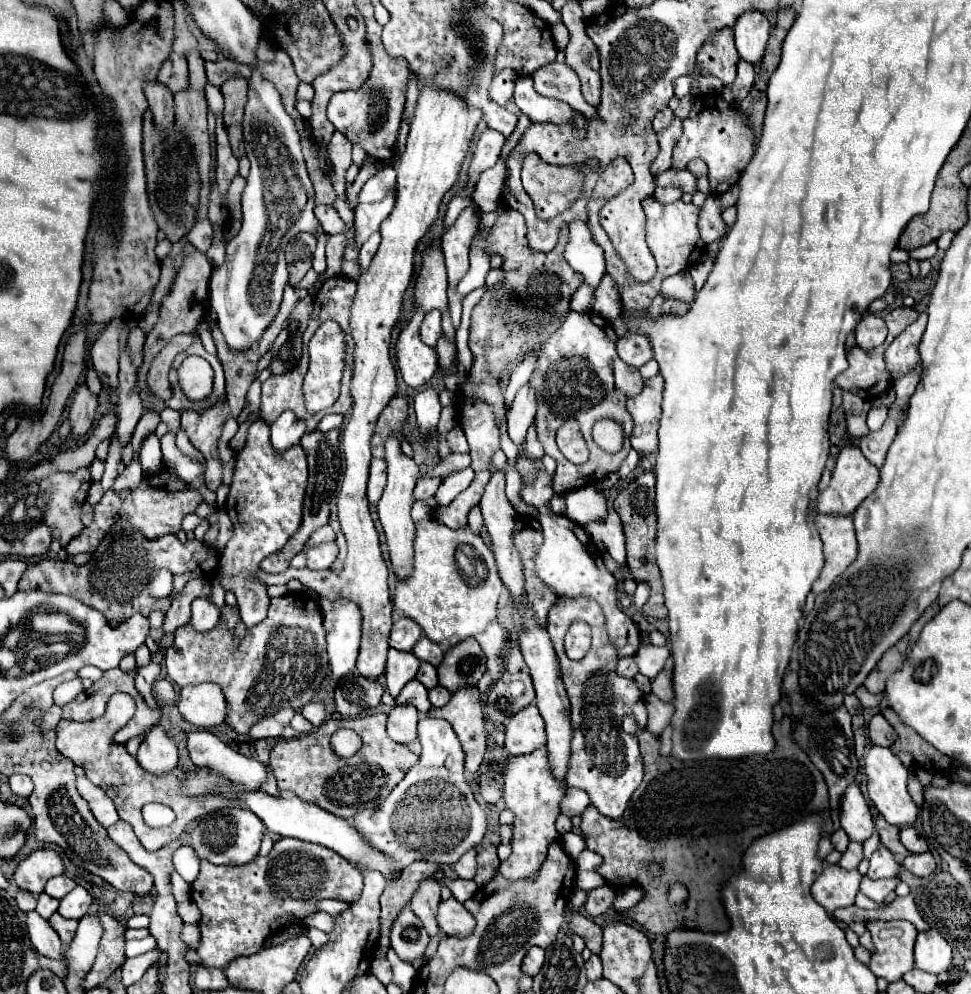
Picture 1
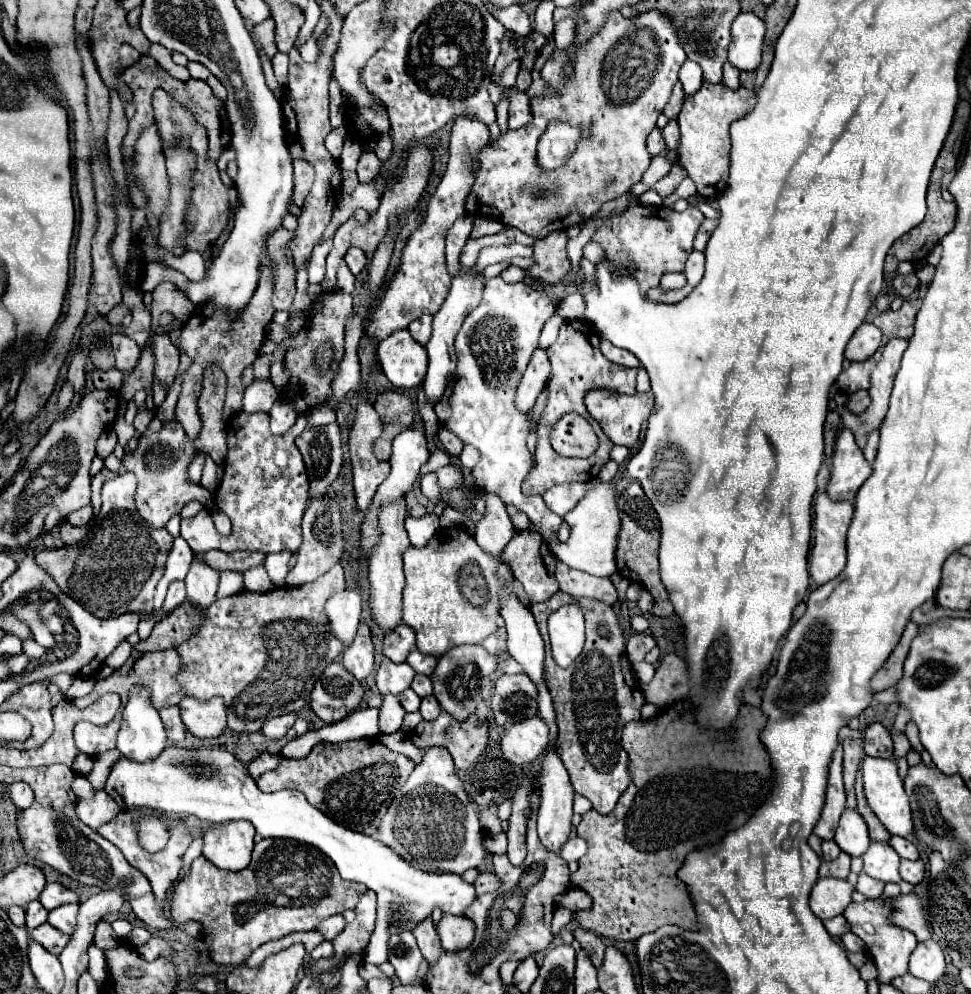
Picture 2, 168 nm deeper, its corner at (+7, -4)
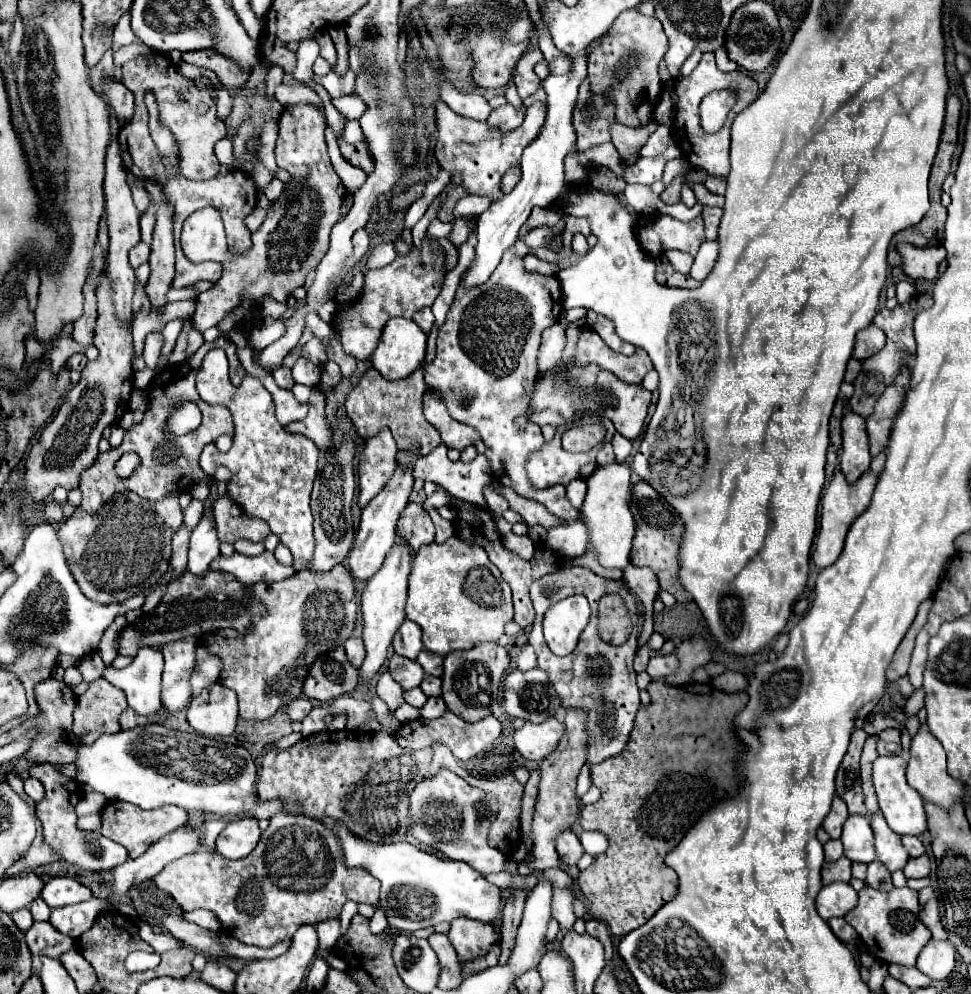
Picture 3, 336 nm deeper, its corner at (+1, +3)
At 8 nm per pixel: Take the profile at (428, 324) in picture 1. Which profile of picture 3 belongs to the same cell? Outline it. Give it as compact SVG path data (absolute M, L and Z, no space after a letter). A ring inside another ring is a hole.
M423 308L423 310L415 312L415 314L413 314L413 320L421 326L421 330L423 330L425 334L431 330L431 326L433 326L433 322L435 322L431 308Z

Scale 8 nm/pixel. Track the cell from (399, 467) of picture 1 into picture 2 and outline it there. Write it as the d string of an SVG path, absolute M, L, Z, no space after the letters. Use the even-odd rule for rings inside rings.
M399 497L393 503L383 503L377 511L377 527L379 539L377 545L371 549L369 559L369 581L371 581L371 609L373 617L383 631L391 631L393 625L401 623L401 591L405 587L405 573L403 573L403 553L411 545L407 531L405 531L405 517L407 505L405 497Z

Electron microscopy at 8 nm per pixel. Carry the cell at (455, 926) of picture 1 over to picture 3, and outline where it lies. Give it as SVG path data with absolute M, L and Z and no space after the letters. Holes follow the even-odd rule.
M457 918L451 922L449 940L457 950L459 958L463 962L471 962L485 956L491 946L501 940L501 934L493 926L485 926L469 918Z

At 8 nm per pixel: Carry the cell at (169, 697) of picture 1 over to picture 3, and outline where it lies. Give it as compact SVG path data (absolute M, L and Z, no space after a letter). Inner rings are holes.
M337 564L329 572L301 570L281 582L257 582L247 588L247 594L259 598L267 606L269 614L257 616L251 630L245 636L229 628L215 630L205 636L203 646L223 660L223 670L219 680L221 684L237 692L239 716L245 720L265 720L273 716L279 706L293 702L301 694L301 682L305 680L309 666L317 660L319 654L333 650L335 640L337 646L341 646L351 636L357 618L355 586L353 586L351 572L343 564Z

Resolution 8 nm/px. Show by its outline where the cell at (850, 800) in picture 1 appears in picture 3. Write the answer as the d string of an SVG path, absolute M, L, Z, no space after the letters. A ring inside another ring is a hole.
M849 816L843 826L841 836L845 858L851 862L869 864L875 860L875 844L873 844L873 830L865 816Z

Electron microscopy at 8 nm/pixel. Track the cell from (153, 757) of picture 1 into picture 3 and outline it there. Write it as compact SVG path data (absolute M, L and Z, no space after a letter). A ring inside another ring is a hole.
M143 646L127 668L115 670L109 666L105 668L103 678L125 692L129 706L139 716L153 716L161 708L161 672L161 650Z

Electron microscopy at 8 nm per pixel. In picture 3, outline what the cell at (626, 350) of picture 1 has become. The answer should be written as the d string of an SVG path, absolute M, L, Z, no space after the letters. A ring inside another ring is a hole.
M587 310L587 324L603 338L605 344L609 344L611 350L621 352L621 354L625 354L625 356L631 356L631 354L635 352L635 346L629 344L629 342L623 342L623 340L617 336L617 332L615 332L613 322L609 322L605 316L595 314L593 310Z

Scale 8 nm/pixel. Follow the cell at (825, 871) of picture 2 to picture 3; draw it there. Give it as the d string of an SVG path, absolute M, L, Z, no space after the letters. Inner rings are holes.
M843 856L837 862L823 864L821 880L823 880L825 886L833 884L833 882L849 882L851 880L851 862Z

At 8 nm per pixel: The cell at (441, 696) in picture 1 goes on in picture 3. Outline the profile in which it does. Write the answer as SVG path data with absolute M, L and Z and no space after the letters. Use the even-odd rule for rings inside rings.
M429 698L427 704L421 708L421 716L427 718L427 720L433 720L433 718L439 718L447 712L447 706L443 702L443 698Z

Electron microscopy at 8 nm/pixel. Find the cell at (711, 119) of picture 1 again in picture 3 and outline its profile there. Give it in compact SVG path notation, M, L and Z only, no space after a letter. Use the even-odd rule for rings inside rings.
M705 52L703 58L699 60L697 68L689 74L689 76L677 76L675 78L675 94L677 94L677 104L675 104L675 116L673 116L673 134L675 134L675 140L677 140L677 146L681 150L681 156L695 168L701 168L705 170L709 176L727 176L729 174L729 132L731 132L731 122L733 118L743 112L757 96L759 96L759 90L757 90L757 82L747 76L745 72L721 72L717 66L715 66L715 58L713 58L713 52ZM723 88L731 88L731 90L737 90L739 92L739 98L725 122L725 126L715 132L715 134L707 134L703 128L701 128L701 120L699 120L699 102L705 94L713 92L713 90L723 90Z

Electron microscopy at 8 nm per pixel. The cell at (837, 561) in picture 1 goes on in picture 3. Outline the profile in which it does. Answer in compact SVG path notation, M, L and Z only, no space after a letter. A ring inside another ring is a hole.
M835 472L833 480L829 482L829 486L823 490L823 496L821 496L819 534L817 534L817 542L815 542L815 550L813 550L813 562L819 568L831 566L837 560L837 556L843 550L843 540L847 536L847 530L853 524L853 520L867 510L867 506L871 502L871 496L873 496L873 490L875 490L875 484L877 484L877 476L871 474L871 472L865 472L853 484L849 484L845 480L845 474L843 472Z

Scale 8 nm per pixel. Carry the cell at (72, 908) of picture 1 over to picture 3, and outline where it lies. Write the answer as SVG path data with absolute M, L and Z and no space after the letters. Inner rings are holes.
M96 898L89 900L89 902L79 902L79 904L73 904L73 906L51 910L49 924L55 930L59 930L59 932L63 932L71 938L79 938L83 932L87 932L93 926L101 908L111 908L111 906L113 906L113 910L117 910L121 914L133 918L138 917L135 908L129 906L129 904L119 902L119 900L111 901Z

